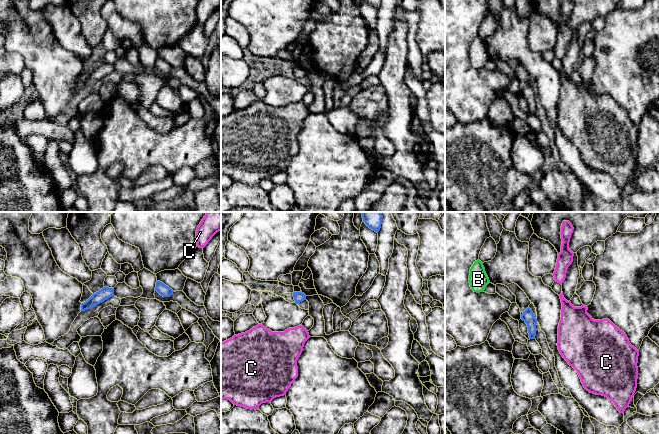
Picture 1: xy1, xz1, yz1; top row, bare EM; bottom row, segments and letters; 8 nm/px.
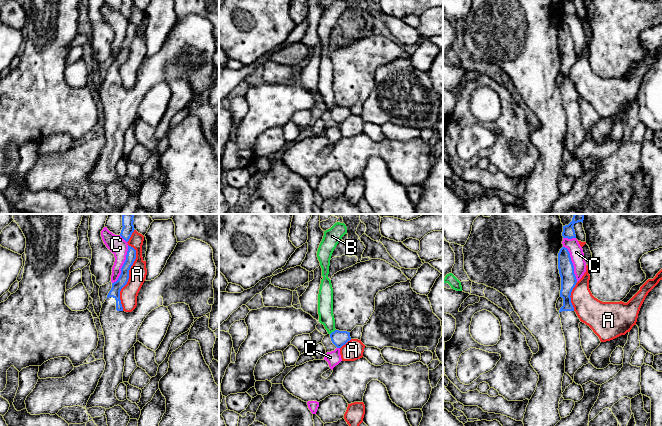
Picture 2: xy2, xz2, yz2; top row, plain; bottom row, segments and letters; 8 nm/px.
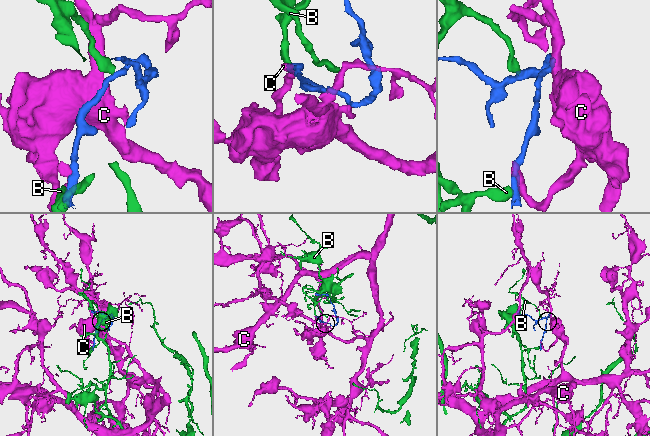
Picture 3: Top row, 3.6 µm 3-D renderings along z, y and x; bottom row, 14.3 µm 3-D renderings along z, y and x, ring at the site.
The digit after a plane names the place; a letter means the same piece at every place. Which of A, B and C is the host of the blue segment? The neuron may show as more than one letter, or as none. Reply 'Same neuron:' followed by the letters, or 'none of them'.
Same neuron: none of them

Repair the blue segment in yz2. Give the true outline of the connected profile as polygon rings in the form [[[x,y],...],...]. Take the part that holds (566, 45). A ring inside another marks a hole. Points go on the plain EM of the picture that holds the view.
[[[562,23],[558,29],[558,45],[561,53],[560,73],[563,74],[563,82],[560,84],[559,90],[567,127],[565,149],[567,149],[574,158],[575,148],[590,138],[581,122],[579,104],[581,97],[571,79],[570,72],[577,59],[577,55],[574,50],[574,42],[571,37],[570,29],[565,23]]]

